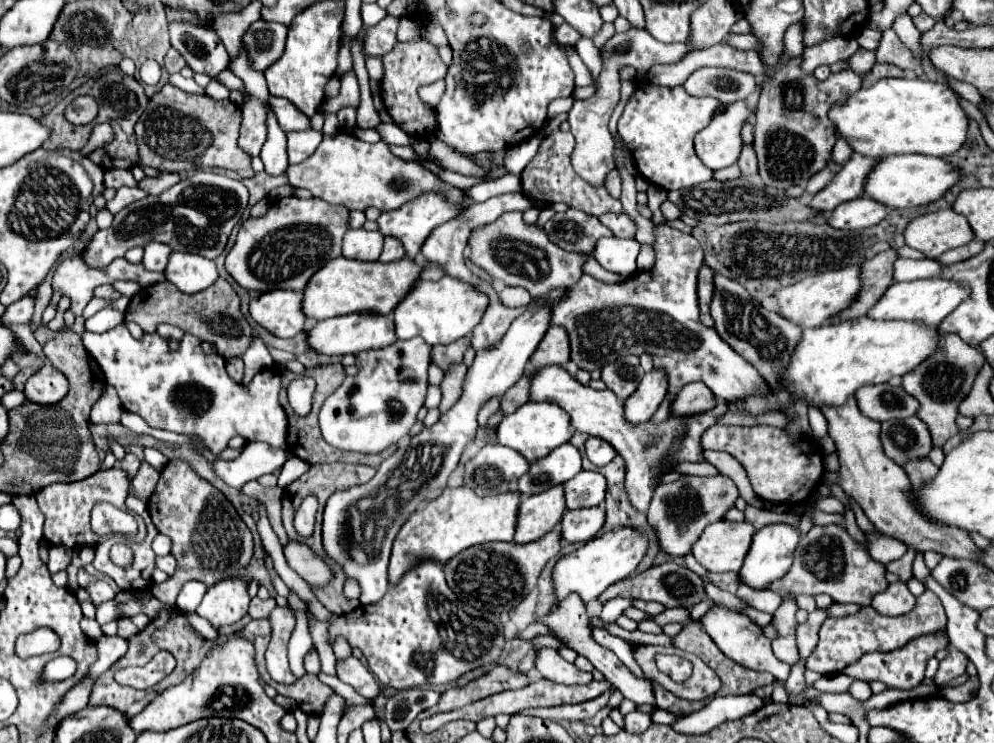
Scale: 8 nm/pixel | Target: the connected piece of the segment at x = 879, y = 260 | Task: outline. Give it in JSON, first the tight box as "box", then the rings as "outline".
{"box":[833,249,897,323],"outline":[[[887,249],[873,259],[867,259],[863,263],[863,289],[853,303],[853,307],[839,313],[833,323],[839,323],[841,319],[855,319],[861,315],[867,315],[867,311],[877,303],[877,299],[887,291],[887,287],[893,281],[893,263],[897,259],[897,249]]]}

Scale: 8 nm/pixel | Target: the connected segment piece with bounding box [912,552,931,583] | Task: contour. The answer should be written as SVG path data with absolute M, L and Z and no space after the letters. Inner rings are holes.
M922 552L916 554L912 566L912 572L913 572L913 576L922 583L928 576L931 575L931 570L929 570L924 563Z

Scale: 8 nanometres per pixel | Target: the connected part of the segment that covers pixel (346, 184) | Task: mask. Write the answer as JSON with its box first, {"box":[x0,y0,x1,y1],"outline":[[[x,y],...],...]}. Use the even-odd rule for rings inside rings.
{"box":[287,131,463,211],"outline":[[[339,131],[337,135],[323,135],[323,141],[309,159],[287,167],[287,177],[293,187],[309,189],[313,197],[319,197],[333,205],[343,205],[349,211],[365,211],[367,207],[391,211],[401,207],[407,199],[415,199],[417,195],[435,189],[447,193],[449,201],[453,203],[459,203],[463,199],[463,191],[443,183],[419,163],[403,161],[391,155],[387,143],[365,143],[347,131]]]}

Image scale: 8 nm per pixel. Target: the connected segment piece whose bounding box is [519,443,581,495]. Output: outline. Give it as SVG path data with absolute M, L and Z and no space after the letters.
M571 443L557 447L551 455L531 463L531 469L519 479L519 491L525 495L537 495L569 481L575 473L581 471L581 453Z

